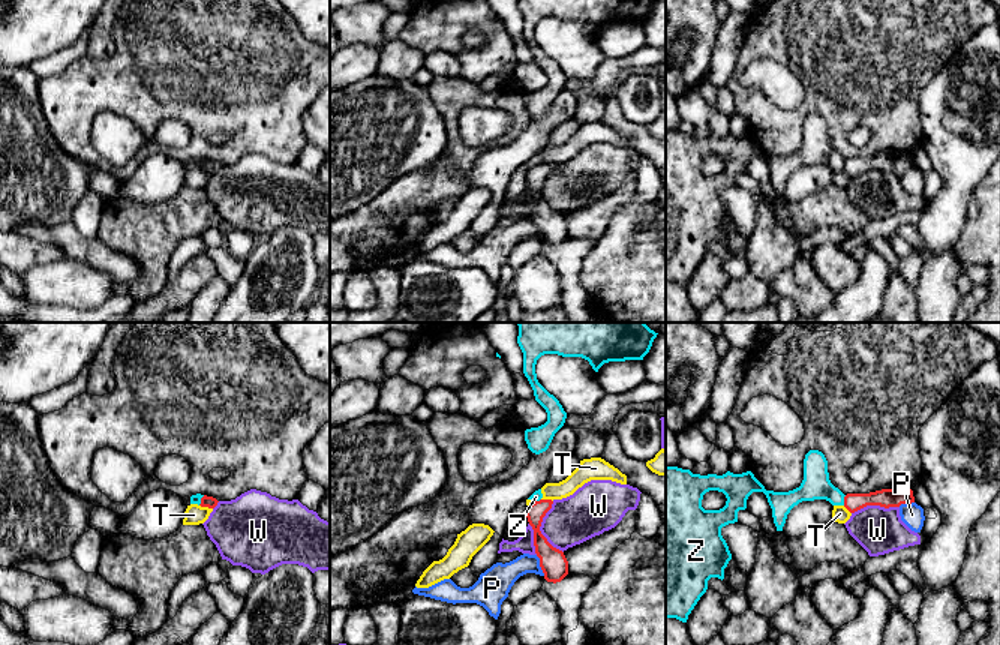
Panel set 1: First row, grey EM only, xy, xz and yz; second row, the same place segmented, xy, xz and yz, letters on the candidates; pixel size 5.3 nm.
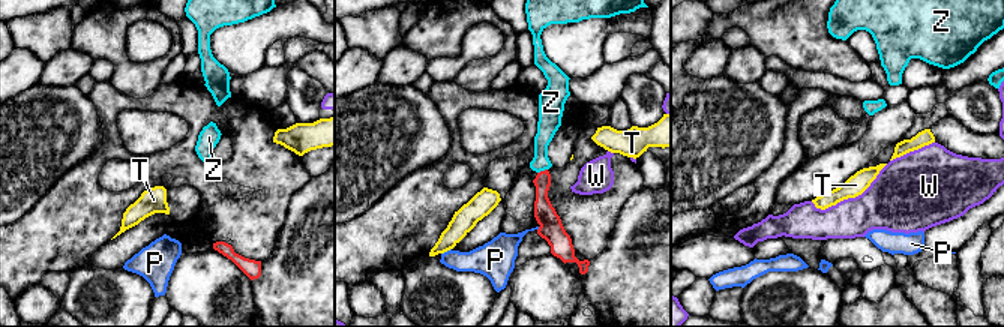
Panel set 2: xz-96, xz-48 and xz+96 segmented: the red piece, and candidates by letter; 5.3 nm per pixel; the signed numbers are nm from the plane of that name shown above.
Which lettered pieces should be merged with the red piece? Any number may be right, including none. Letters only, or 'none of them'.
none of them

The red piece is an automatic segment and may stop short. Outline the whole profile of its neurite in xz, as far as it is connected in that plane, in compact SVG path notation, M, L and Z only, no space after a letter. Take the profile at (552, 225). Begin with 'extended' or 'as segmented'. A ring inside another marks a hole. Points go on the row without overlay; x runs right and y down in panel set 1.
as segmented | M540 164L526 172L526 182L534 194L535 218L547 246L561 246L568 238L568 225L562 214L553 212L541 198L540 190L546 177L552 172L552 164Z

